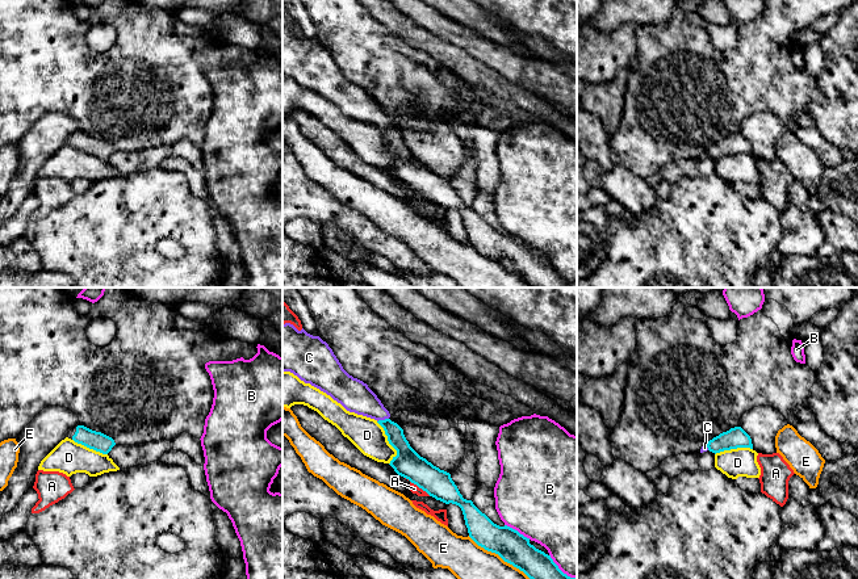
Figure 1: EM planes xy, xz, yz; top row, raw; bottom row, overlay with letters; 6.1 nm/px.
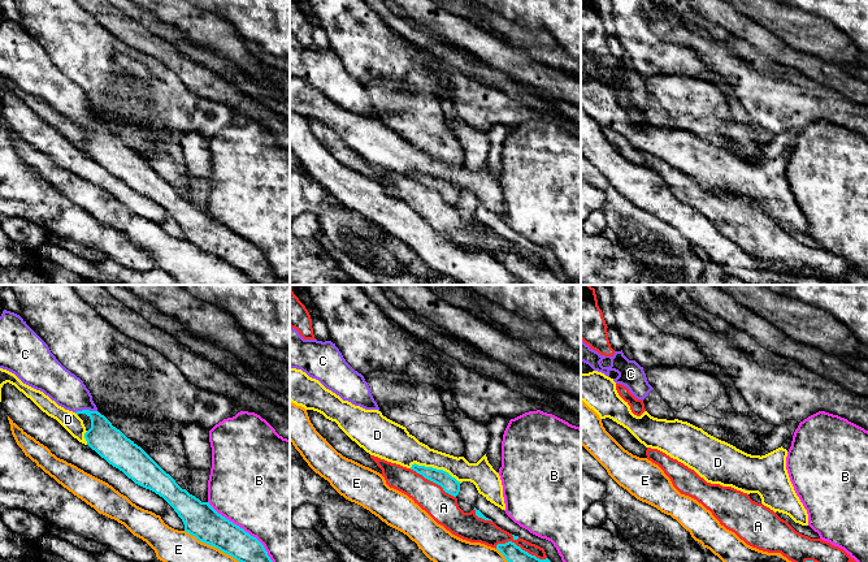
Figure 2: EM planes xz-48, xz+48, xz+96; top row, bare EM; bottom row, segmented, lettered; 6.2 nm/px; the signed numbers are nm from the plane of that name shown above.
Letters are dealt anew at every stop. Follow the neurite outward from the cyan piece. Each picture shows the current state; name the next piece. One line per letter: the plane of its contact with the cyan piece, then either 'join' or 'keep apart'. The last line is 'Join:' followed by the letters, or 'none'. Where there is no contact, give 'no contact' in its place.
A: meets cyan in xz; keep apart
B: meets cyan in xz; keep apart
C: meets cyan in xz; join
D: meets cyan in xz; keep apart
E: meets cyan in xz; keep apart
Join: C

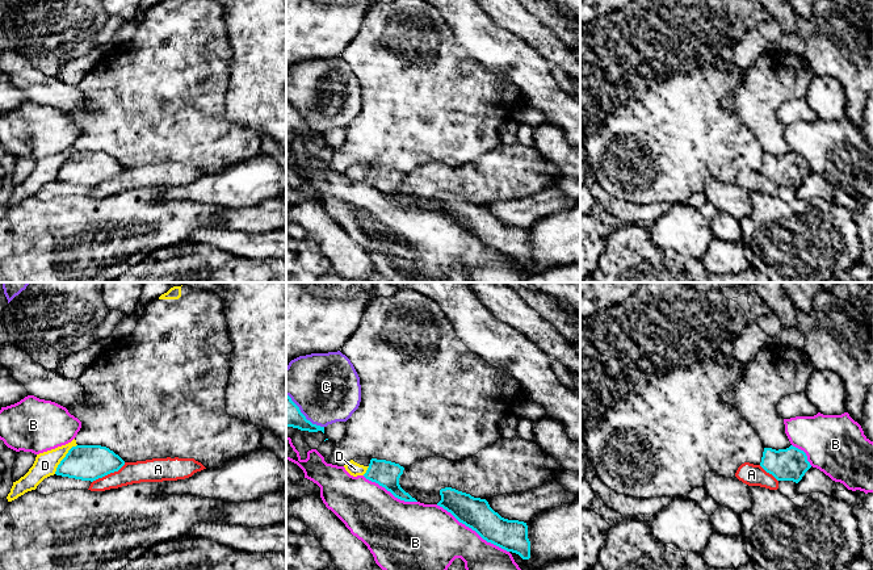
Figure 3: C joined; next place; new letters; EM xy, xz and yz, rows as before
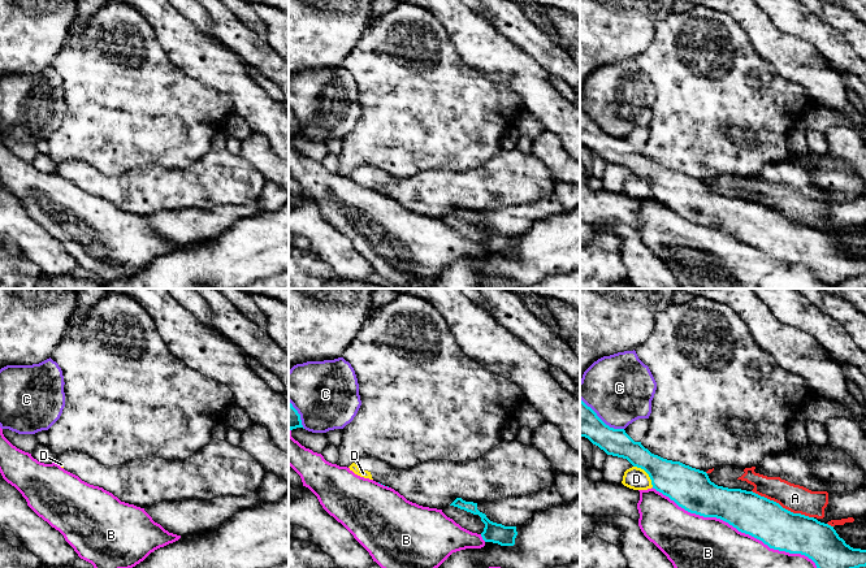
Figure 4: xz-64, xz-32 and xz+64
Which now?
A: meets cyan in xy; keep apart
B: meets cyan in xz; keep apart
C: meets cyan in xz; keep apart
D: meets cyan in xy; keep apart
Join: none

